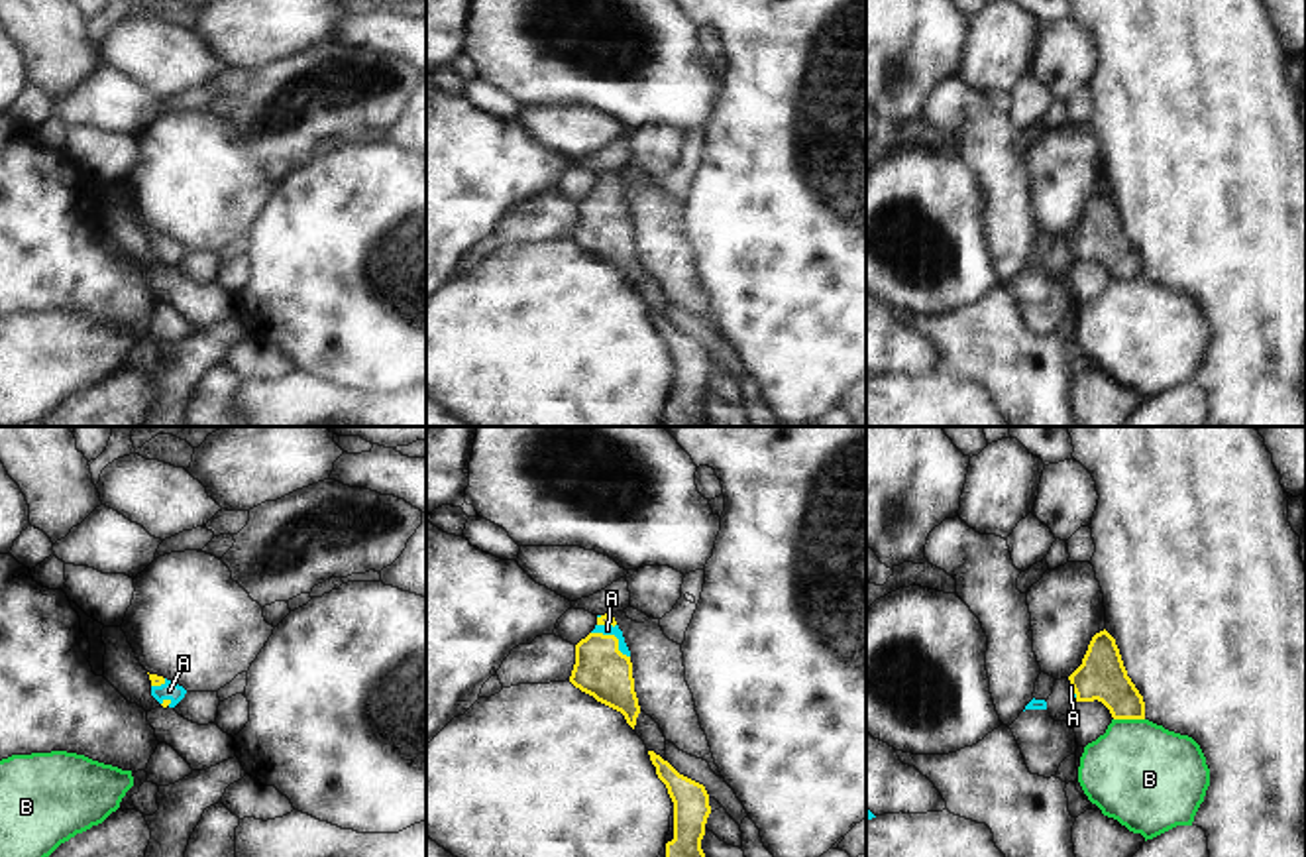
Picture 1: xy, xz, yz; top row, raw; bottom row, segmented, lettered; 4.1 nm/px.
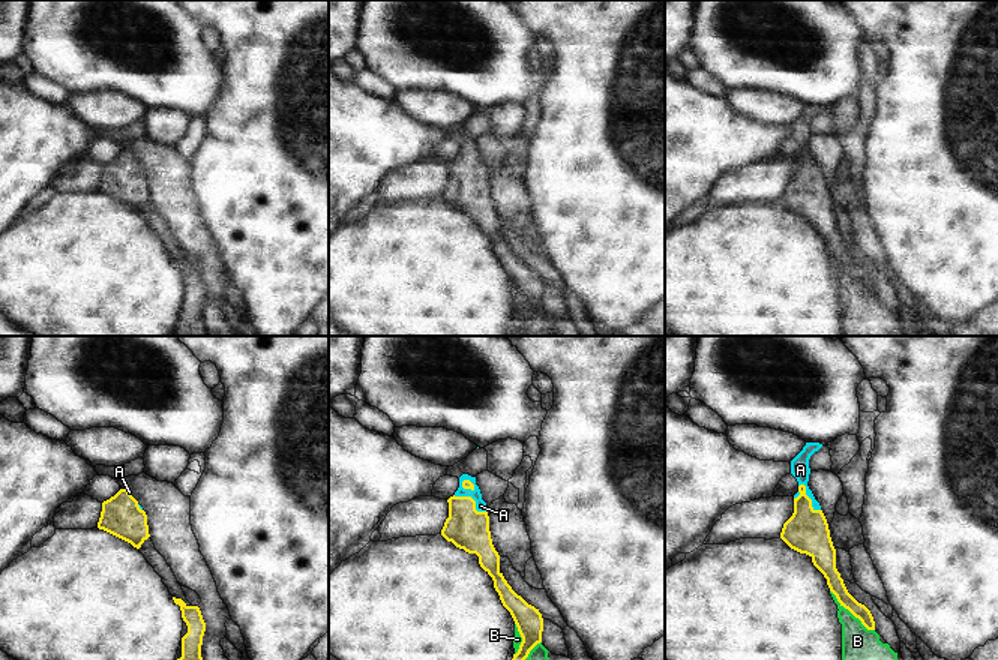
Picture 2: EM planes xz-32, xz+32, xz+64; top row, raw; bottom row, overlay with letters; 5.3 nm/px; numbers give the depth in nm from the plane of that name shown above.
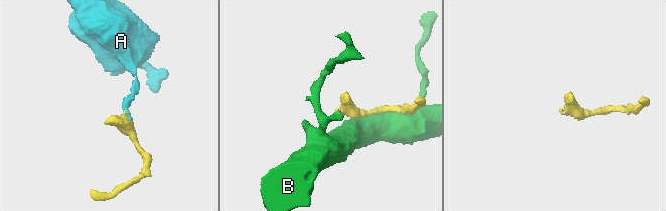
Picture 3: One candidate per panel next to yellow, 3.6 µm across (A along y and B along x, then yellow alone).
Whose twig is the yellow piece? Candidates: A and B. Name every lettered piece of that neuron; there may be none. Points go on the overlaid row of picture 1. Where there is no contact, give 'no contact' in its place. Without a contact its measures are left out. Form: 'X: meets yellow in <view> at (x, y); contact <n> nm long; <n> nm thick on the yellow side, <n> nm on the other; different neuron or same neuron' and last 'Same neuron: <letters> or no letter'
A: meets yellow in xz at (615, 637); contact 190 nm long; 220 nm thick on the yellow side, 50 nm on the other; same neuron
B: meets yellow in yz at (1130, 718); contact 130 nm long; 200 nm thick on the yellow side, 420 nm on the other; different neuron
Same neuron: A

